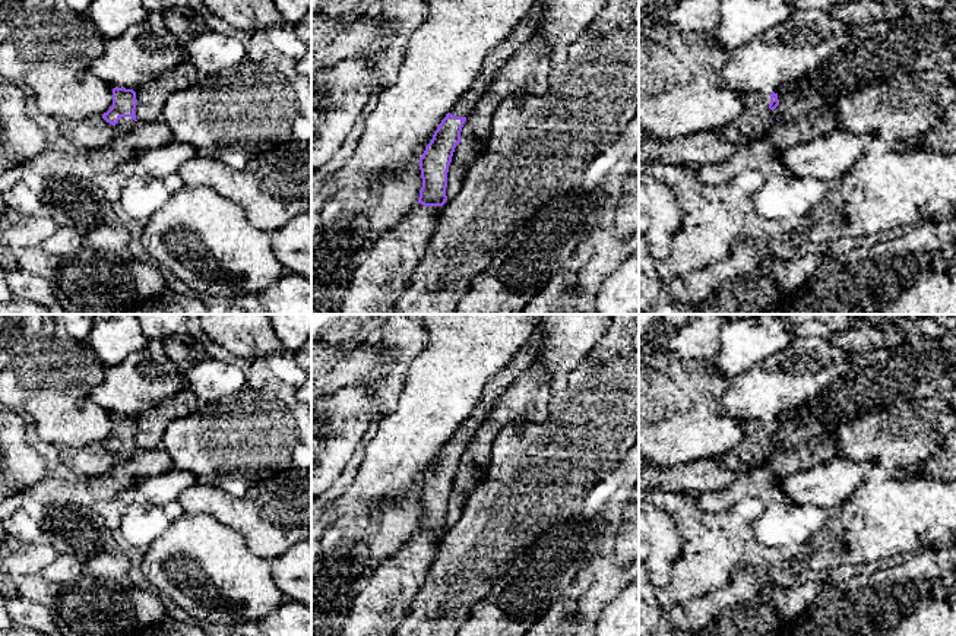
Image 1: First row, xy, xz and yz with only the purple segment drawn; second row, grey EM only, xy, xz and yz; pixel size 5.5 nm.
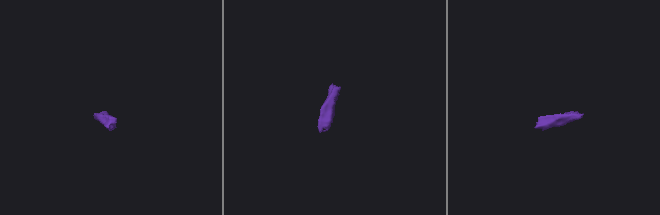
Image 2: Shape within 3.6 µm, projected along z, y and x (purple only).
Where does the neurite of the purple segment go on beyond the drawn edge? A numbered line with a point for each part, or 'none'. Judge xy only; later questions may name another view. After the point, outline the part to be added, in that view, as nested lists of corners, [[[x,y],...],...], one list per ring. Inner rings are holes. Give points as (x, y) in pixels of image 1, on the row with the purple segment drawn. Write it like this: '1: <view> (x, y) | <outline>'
1: xy (124, 125) | [[[120,117],[118,123],[115,124],[117,130],[121,135],[126,135],[132,130],[132,127],[134,126],[134,120],[132,117]]]

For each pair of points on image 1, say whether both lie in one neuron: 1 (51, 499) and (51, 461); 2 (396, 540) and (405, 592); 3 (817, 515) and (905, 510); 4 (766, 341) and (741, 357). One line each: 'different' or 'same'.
1: same
2: different
3: different
4: same

